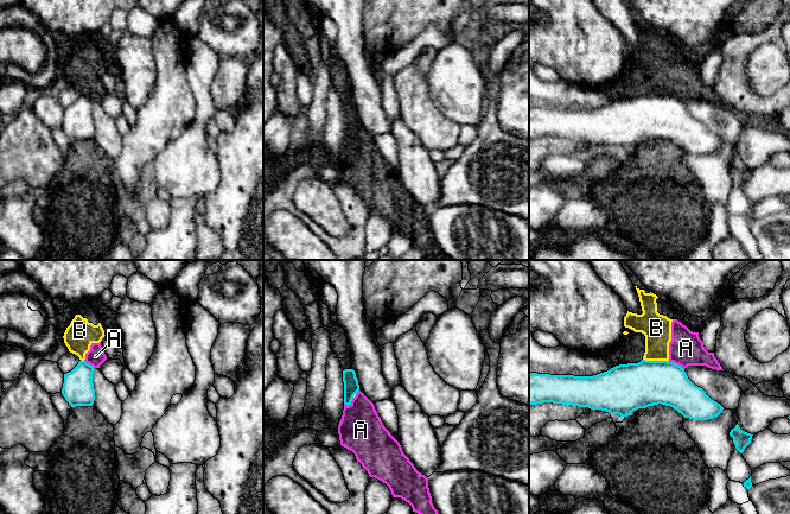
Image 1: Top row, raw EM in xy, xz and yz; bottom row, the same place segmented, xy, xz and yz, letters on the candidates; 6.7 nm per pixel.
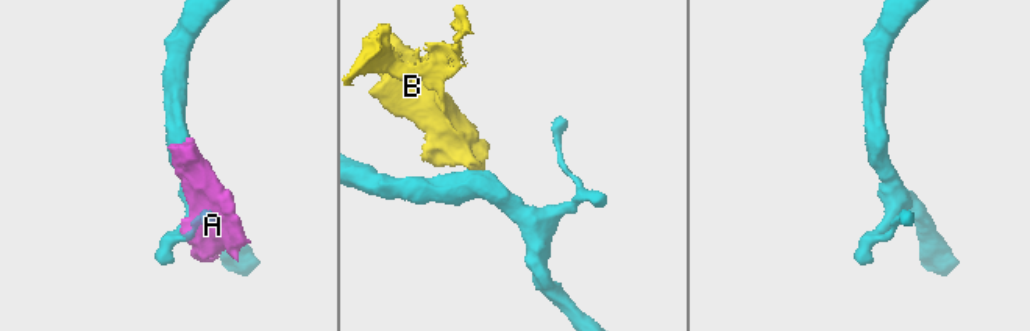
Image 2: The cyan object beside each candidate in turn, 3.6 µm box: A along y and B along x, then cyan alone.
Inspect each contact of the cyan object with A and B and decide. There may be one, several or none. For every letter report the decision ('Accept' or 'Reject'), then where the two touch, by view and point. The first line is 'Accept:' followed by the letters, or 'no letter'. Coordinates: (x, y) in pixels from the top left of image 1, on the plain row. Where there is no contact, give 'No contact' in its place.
Accept: no letter
A: Reject. Touches cyan at yz (675, 97)
B: Reject. Touches cyan at yz (656, 95)

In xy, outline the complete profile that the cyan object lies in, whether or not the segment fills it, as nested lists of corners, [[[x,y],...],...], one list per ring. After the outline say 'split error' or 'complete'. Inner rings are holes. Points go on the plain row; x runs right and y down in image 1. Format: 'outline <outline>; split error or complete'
outline [[[79,95],[71,106],[64,108],[62,128],[71,141],[93,140],[95,134],[94,104],[93,100]]]; complete

